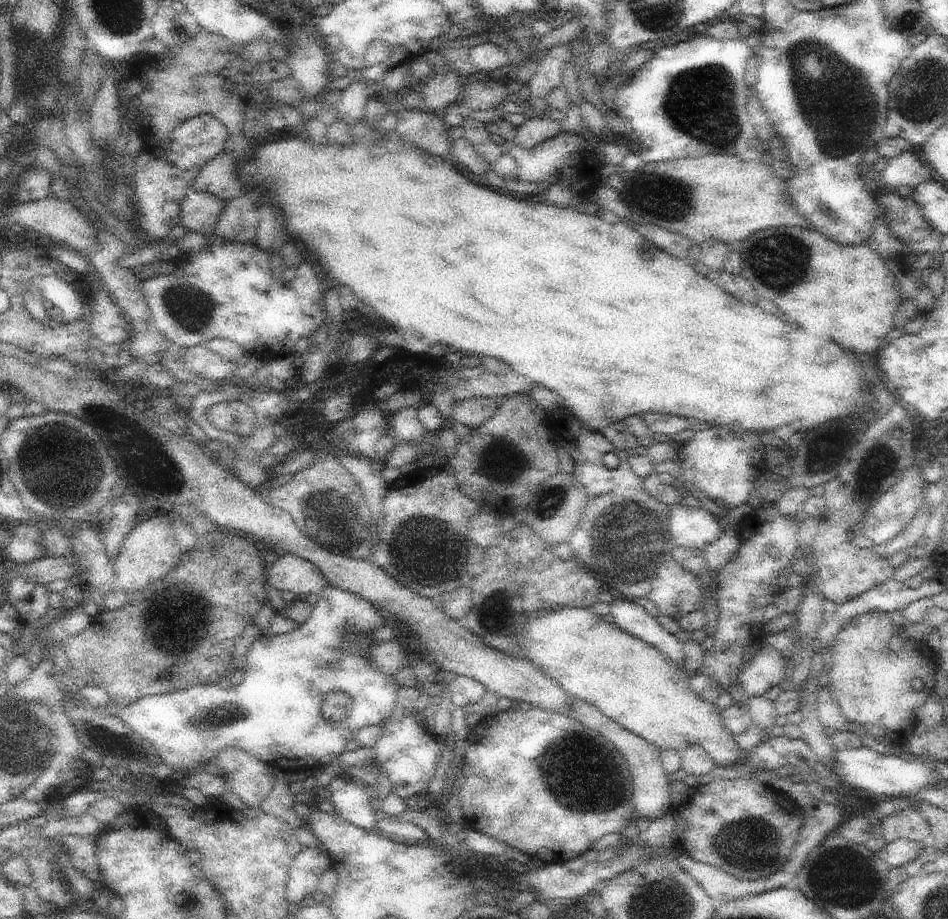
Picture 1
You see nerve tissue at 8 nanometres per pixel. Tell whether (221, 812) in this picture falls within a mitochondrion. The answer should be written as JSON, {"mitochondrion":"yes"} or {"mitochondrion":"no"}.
{"mitochondrion":"no"}

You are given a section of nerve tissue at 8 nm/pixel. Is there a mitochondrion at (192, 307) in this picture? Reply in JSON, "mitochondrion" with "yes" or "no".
{"mitochondrion":"yes"}

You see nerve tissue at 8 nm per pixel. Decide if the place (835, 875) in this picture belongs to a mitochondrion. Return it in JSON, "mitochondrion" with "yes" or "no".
{"mitochondrion":"yes"}

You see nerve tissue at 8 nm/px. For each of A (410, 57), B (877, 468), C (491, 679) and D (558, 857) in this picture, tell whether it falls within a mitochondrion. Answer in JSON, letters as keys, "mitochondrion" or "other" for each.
{"A":"other","B":"mitochondrion","C":"other","D":"other"}

